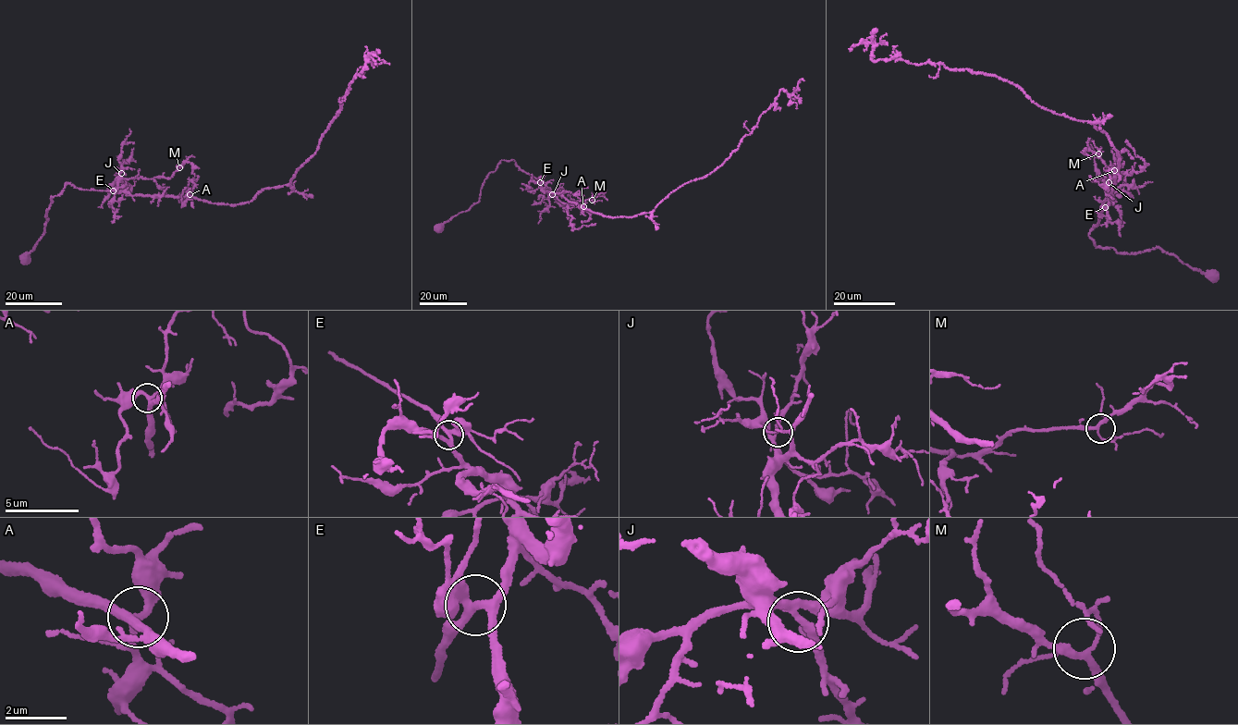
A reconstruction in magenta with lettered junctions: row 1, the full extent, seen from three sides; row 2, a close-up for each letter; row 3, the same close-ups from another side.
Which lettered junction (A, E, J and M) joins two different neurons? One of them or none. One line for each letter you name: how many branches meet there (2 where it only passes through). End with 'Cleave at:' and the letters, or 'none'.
Cleave at: none

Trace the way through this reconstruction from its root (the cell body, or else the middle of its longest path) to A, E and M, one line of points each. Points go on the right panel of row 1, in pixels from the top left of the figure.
A: (1212, 274), (1194, 269), (1158, 248), (1128, 253), (1094, 246), (1089, 232), (1112, 199), (1109, 192), (1114, 170)
E: (1212, 274), (1194, 269), (1158, 248), (1131, 253), (1096, 247), (1089, 232), (1097, 224), (1105, 207)
M: (1212, 274), (1194, 269), (1158, 248), (1128, 253), (1094, 246), (1089, 232), (1108, 205), (1115, 174), (1098, 153)

